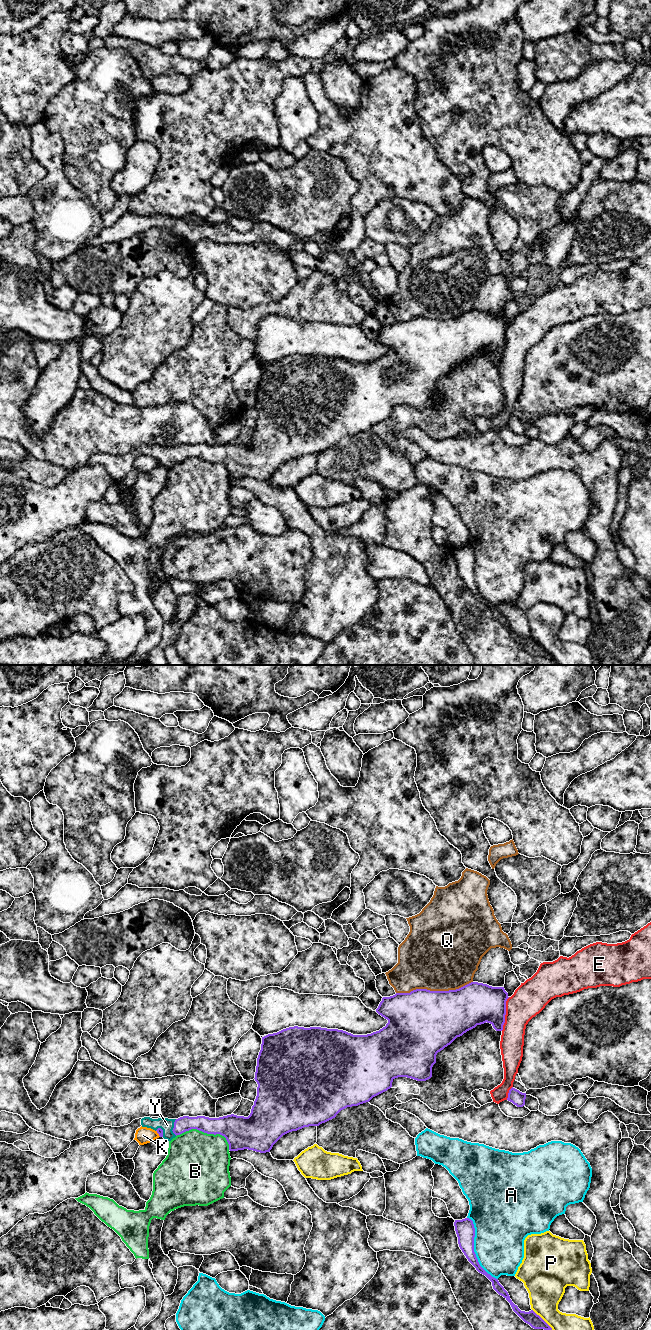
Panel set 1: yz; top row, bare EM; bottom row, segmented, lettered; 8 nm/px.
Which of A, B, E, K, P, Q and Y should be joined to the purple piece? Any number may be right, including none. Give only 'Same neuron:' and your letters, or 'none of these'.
Same neuron: Y

